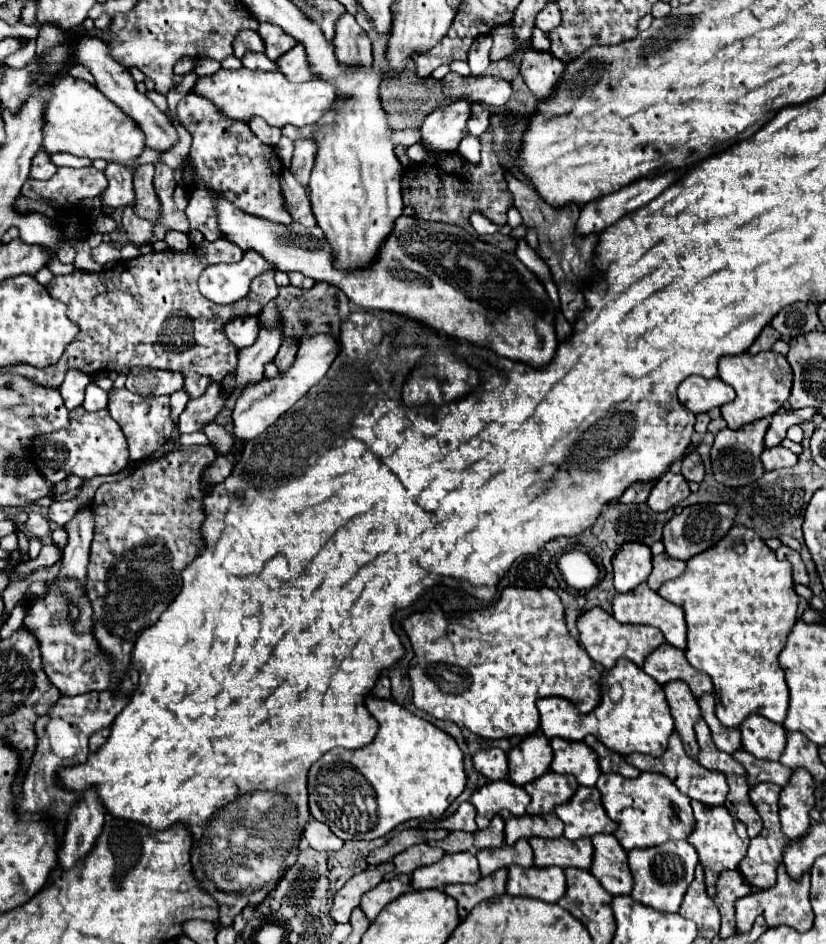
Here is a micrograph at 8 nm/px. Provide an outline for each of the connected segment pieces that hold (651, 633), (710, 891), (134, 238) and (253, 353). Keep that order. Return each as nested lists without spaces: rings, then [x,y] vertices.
[[[593,607],[593,609],[585,611],[577,619],[577,629],[579,629],[579,641],[585,647],[585,651],[589,653],[589,657],[595,663],[601,663],[605,669],[611,669],[619,657],[625,657],[625,659],[633,661],[637,667],[641,667],[643,661],[647,659],[647,655],[653,653],[665,641],[663,633],[659,633],[659,629],[649,627],[649,625],[623,625],[623,623],[615,621],[615,617],[601,607]]]
[[[691,801],[693,807],[693,817],[695,817],[695,829],[687,837],[687,841],[697,849],[699,861],[705,869],[705,885],[707,885],[707,895],[715,897],[715,881],[723,869],[735,869],[743,855],[747,853],[749,847],[749,835],[745,831],[745,825],[731,817],[731,813],[721,805],[721,807],[707,807],[703,803]]]
[[[133,205],[125,207],[123,219],[121,219],[121,227],[125,229],[129,241],[135,243],[135,245],[145,245],[153,237],[153,225],[151,225],[151,221],[143,221],[143,217],[139,217],[135,213]]]
[[[279,325],[275,329],[263,329],[255,345],[247,349],[239,349],[237,369],[223,379],[225,389],[241,389],[247,383],[259,381],[263,377],[265,363],[273,361],[283,341],[283,333],[279,333]]]

